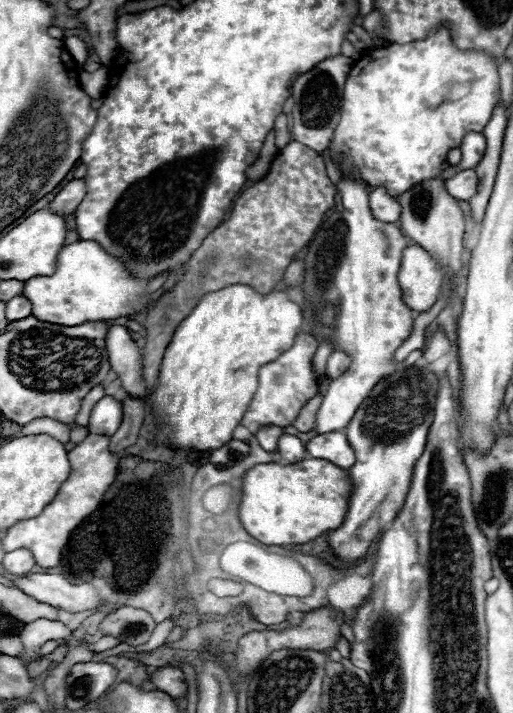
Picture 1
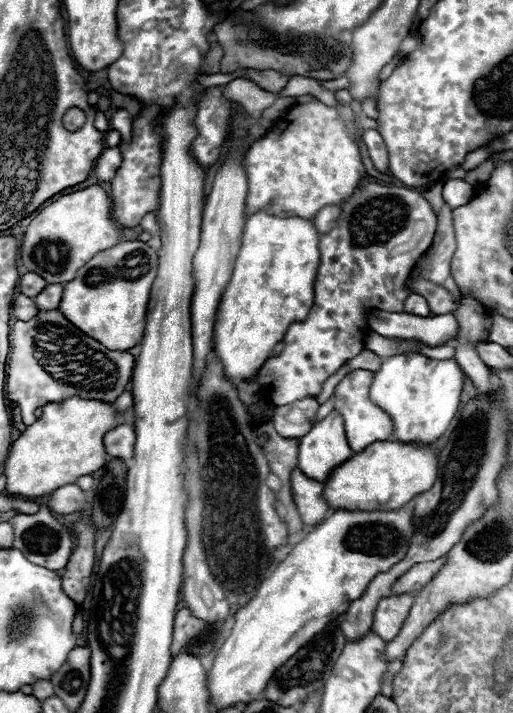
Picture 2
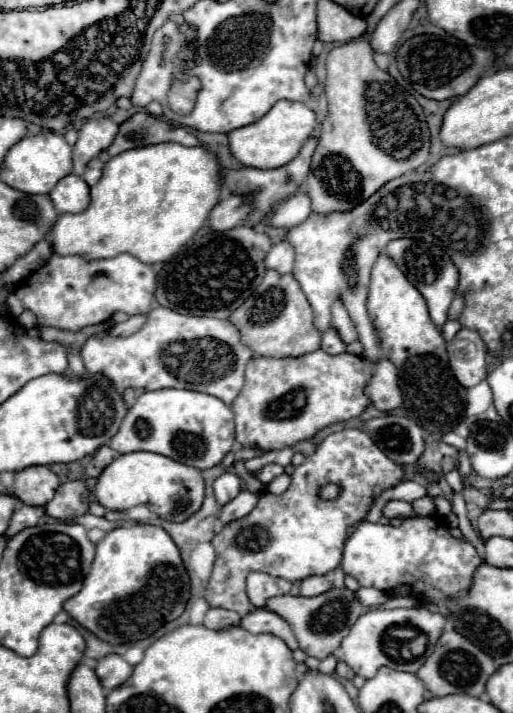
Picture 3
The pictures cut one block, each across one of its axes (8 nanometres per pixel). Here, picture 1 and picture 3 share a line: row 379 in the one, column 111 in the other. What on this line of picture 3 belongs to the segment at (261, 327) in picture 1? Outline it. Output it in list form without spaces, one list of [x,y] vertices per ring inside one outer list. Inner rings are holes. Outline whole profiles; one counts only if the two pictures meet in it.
[[[156,144],[126,150],[110,158],[100,182],[90,188],[90,206],[80,214],[62,214],[50,230],[50,244],[60,256],[86,256],[86,260],[104,260],[118,254],[130,254],[144,264],[168,262],[206,222],[208,212],[220,198],[218,158],[204,146],[186,148],[180,144]]]

